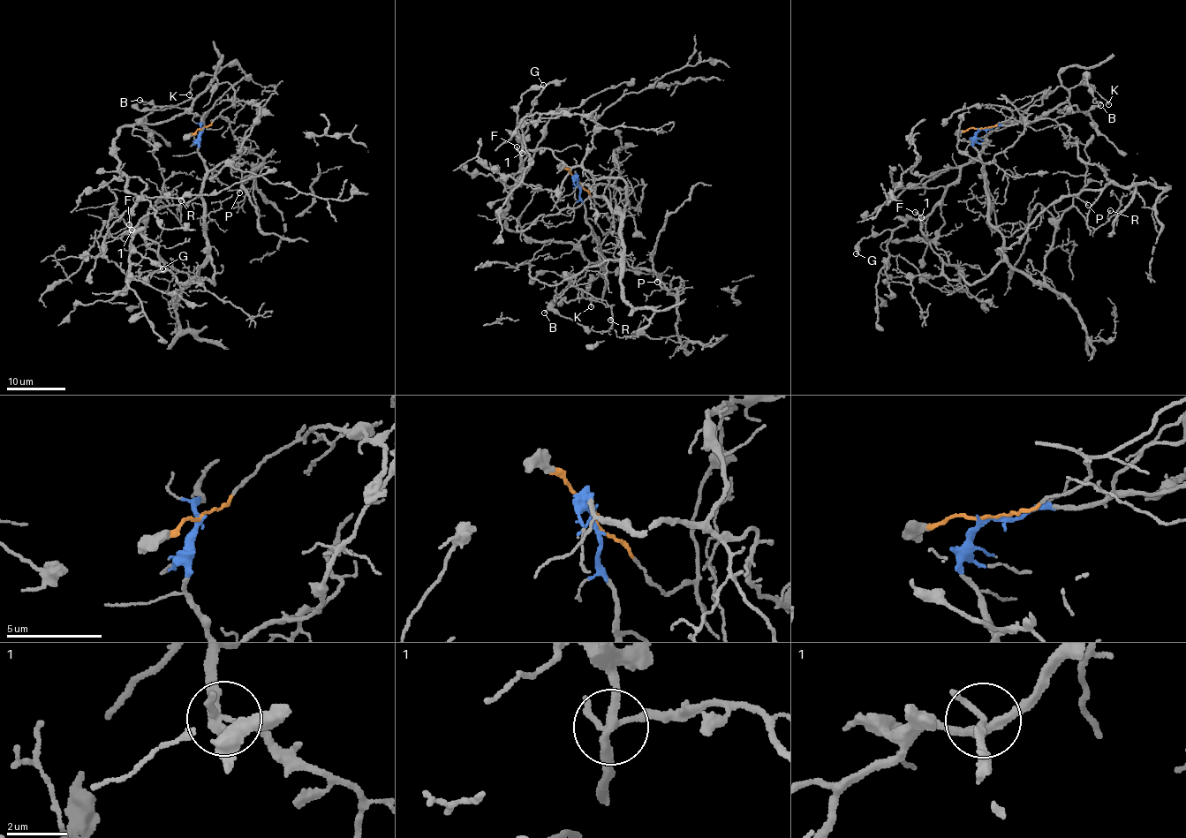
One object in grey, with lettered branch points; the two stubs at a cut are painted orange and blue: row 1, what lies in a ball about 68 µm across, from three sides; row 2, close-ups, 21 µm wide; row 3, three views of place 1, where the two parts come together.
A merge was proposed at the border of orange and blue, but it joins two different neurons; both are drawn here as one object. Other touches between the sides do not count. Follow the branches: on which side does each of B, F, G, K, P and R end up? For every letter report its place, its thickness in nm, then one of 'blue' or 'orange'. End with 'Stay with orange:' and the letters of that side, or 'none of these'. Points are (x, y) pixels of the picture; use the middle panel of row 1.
B: (544, 313) | 120 nm | orange
F: (517, 147) | 190 nm | blue
G: (543, 85) | 260 nm | orange
K: (591, 306) | 130 nm | orange
P: (657, 282) | 140 nm | orange
R: (610, 320) | 110 nm | blue
Stay with orange: B, G, K, P

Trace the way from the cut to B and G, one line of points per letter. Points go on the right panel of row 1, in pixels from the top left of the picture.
B: (980, 129), (996, 125), (1033, 98), (1064, 86), (1068, 94), (1067, 101), (1077, 110), (1100, 104)
G: (980, 129), (1046, 90), (1068, 90), (1032, 122), (990, 133), (941, 201), (872, 234), (856, 254)

